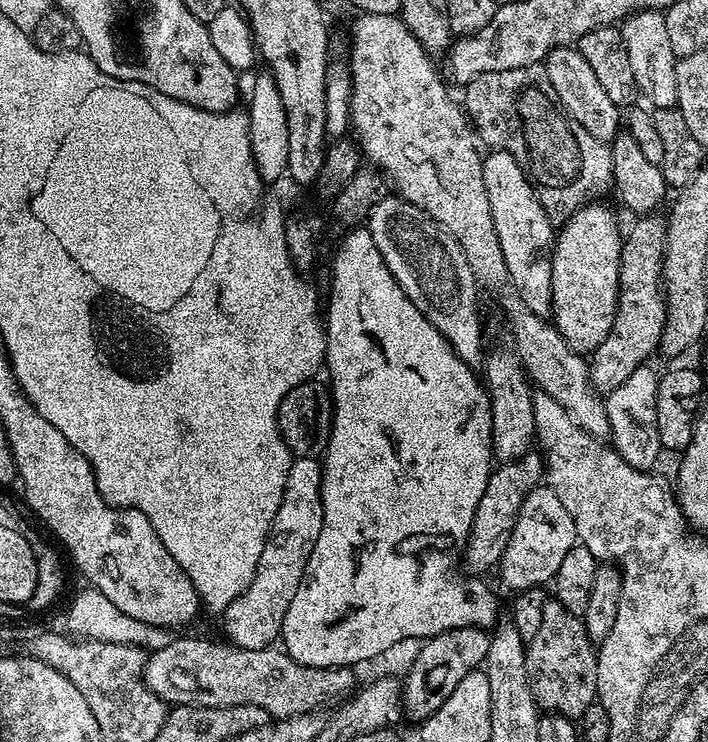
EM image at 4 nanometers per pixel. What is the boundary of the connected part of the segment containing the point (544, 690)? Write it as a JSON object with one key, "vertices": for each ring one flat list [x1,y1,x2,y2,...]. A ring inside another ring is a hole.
{"vertices":[[550,598,542,610,541,628,527,641,527,678,538,708,578,720,597,701,597,649,586,634,583,619]]}

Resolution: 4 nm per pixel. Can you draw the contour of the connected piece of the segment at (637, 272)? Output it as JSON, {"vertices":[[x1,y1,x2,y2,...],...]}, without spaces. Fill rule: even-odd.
{"vertices":[[660,214,642,216,631,221,632,229,625,231,620,246,618,266,618,302,614,314,614,326,606,334,602,346,590,353,588,376,593,391,607,394,618,390,634,370,649,363,648,355,660,347,668,306,662,291,662,262,668,225]]}

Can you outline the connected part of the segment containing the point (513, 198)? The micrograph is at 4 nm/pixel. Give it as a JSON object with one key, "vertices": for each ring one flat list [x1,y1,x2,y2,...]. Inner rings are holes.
{"vertices":[[492,150,484,156,482,182,486,182,486,198,490,198,490,214,502,246,502,258,506,258,509,284,534,314,551,317,554,226,546,218,546,210,542,210,532,181,509,152]]}

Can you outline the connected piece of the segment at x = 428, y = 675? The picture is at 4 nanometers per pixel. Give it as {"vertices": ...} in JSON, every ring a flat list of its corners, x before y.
{"vertices":[[451,628,437,636,429,636,427,640,419,645,420,653,416,656,416,661,412,664,412,669,408,672,408,677,402,680,402,712,405,717,408,716,415,722,422,722,450,698,450,693,454,691,454,686,466,678,466,674,477,671,483,665,486,654,490,650,490,636,482,628]]}

